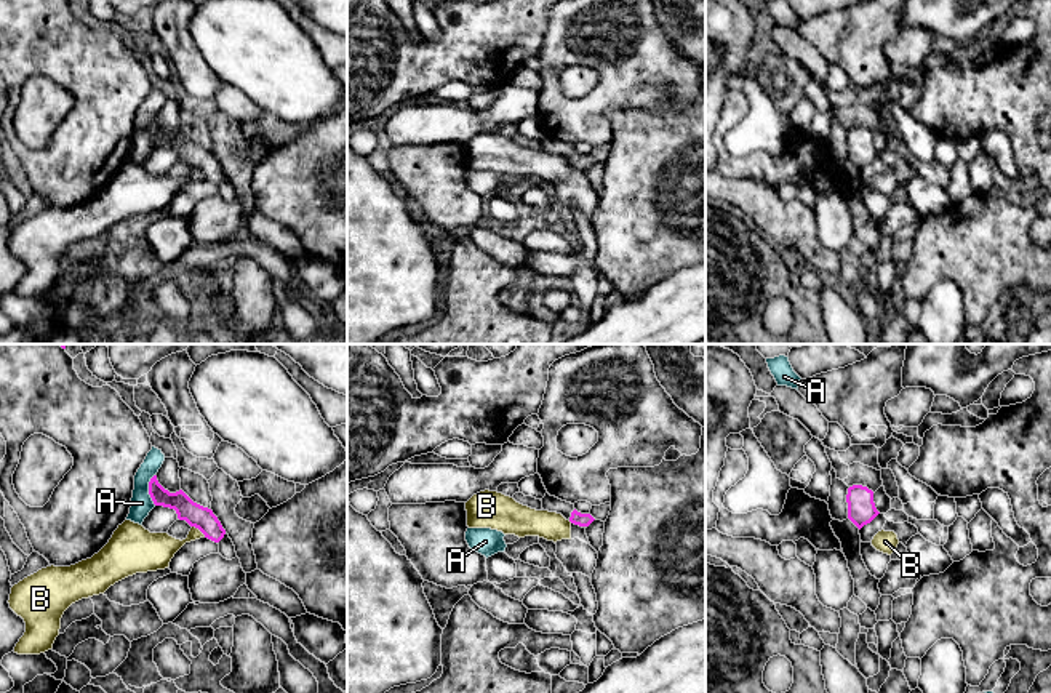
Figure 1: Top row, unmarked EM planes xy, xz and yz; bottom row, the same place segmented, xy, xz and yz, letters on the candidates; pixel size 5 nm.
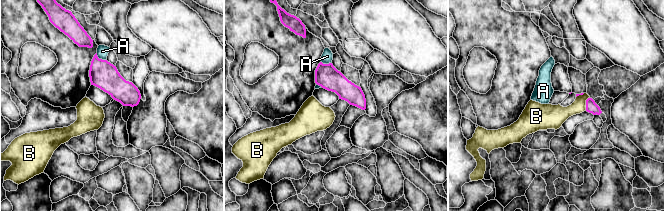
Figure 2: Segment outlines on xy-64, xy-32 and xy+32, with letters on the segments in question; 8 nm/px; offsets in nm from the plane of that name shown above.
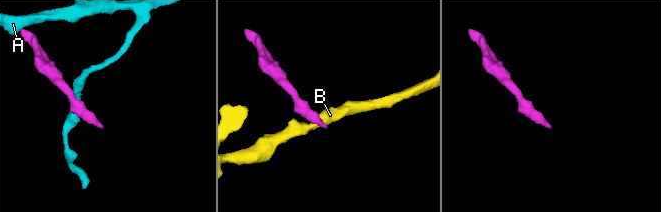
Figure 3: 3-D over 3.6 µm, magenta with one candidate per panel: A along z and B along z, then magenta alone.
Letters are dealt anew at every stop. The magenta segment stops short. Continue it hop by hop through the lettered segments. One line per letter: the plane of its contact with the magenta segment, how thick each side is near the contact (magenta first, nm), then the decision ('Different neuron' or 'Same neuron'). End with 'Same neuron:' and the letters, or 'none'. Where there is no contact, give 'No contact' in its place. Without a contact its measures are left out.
A: Touches magenta in xy. Thickness 110 nm (magenta) against 110 nm. Different neuron
B: Touches magenta in xy. Thickness 120 nm (magenta) against 180 nm. Different neuron
Same neuron: none

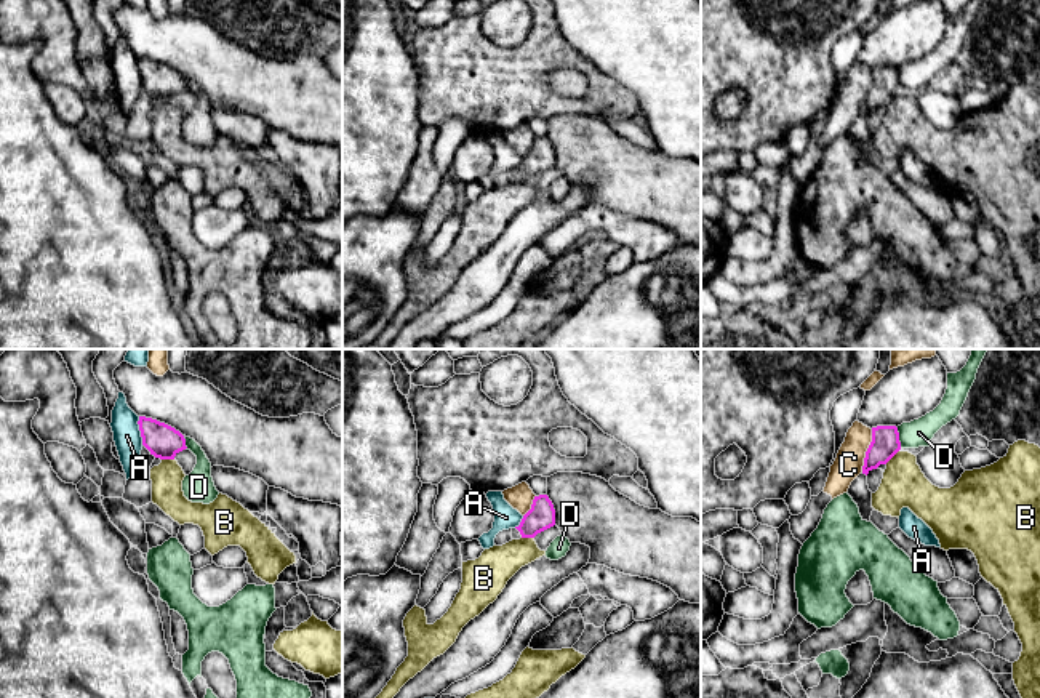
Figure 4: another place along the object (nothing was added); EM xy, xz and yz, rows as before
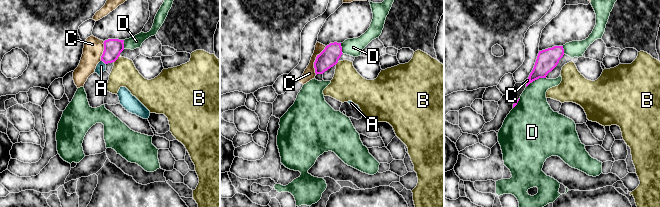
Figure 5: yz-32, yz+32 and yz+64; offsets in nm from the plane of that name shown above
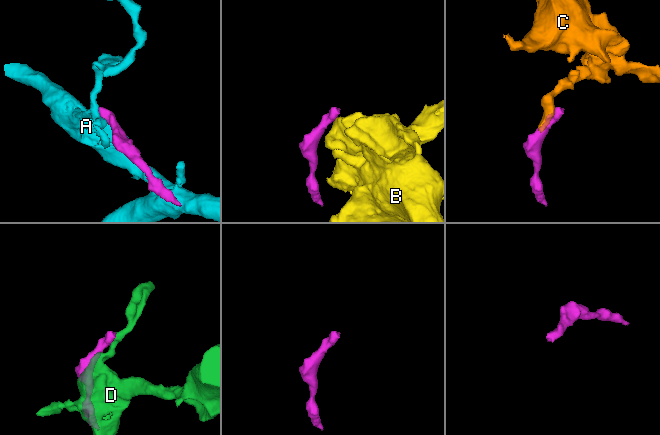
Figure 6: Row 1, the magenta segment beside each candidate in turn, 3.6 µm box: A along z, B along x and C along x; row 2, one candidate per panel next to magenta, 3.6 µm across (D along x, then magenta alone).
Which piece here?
A: Touches magenta in xy. Thickness 170 nm (magenta) against 140 nm. Different neuron
B: Touches magenta in yz. Thickness 150 nm (magenta) against 220 nm. Different neuron
C: Touches magenta in yz. Thickness 150 nm (magenta) against 140 nm. Different neuron
D: Touches magenta in yz. Thickness 150 nm (magenta) against 140 nm. Different neuron
Same neuron: none

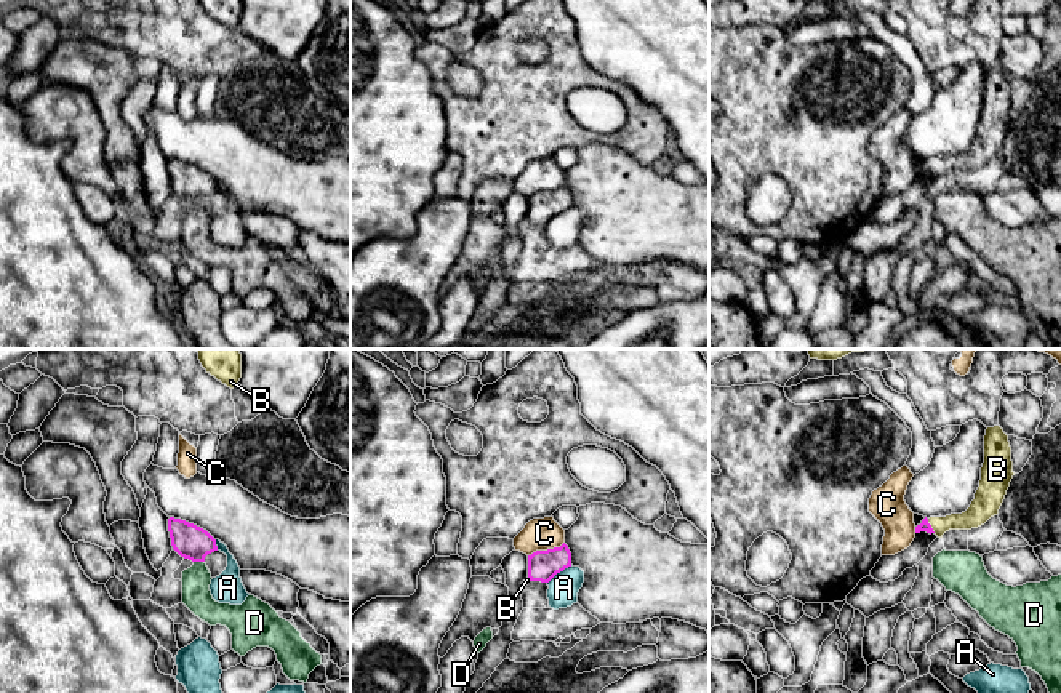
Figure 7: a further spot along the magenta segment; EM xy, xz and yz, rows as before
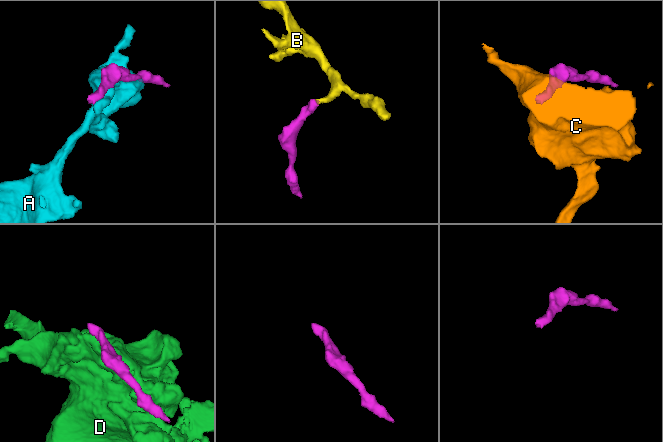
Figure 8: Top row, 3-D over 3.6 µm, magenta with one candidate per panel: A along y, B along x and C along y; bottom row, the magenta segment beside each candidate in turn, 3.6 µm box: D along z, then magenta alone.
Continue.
A: Touches magenta in xz. Thickness 160 nm (magenta) against 150 nm. Different neuron
B: Touches magenta in yz. Thickness 50 nm (magenta) against 120 nm. Same neuron
C: Touches magenta in xz. Thickness 160 nm (magenta) against 160 nm. Different neuron
D: Touches magenta in xy. Thickness 170 nm (magenta) against 150 nm. Different neuron
Same neuron: B

